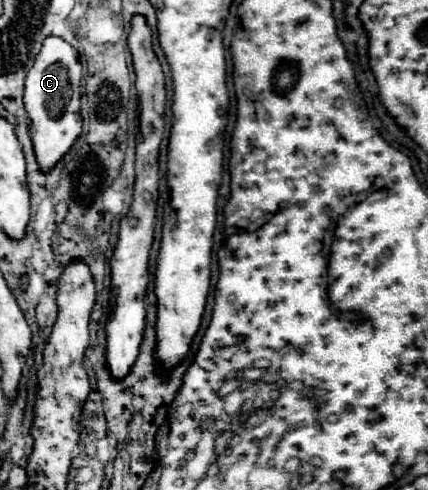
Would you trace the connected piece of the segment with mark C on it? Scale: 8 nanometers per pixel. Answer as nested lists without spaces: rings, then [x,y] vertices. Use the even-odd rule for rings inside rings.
[[[47,36],[33,68],[25,78],[25,110],[31,120],[31,140],[41,170],[51,170],[81,134],[81,76],[83,68],[77,50],[59,36]]]

